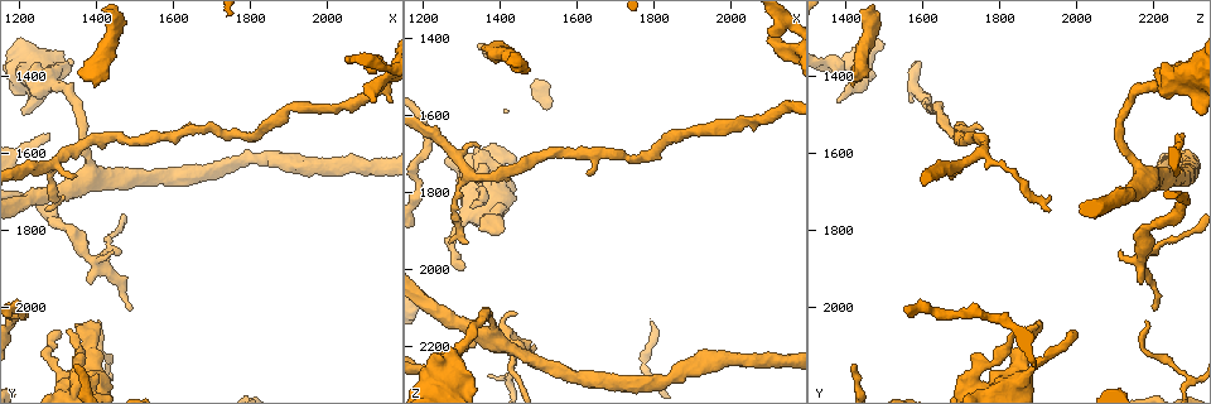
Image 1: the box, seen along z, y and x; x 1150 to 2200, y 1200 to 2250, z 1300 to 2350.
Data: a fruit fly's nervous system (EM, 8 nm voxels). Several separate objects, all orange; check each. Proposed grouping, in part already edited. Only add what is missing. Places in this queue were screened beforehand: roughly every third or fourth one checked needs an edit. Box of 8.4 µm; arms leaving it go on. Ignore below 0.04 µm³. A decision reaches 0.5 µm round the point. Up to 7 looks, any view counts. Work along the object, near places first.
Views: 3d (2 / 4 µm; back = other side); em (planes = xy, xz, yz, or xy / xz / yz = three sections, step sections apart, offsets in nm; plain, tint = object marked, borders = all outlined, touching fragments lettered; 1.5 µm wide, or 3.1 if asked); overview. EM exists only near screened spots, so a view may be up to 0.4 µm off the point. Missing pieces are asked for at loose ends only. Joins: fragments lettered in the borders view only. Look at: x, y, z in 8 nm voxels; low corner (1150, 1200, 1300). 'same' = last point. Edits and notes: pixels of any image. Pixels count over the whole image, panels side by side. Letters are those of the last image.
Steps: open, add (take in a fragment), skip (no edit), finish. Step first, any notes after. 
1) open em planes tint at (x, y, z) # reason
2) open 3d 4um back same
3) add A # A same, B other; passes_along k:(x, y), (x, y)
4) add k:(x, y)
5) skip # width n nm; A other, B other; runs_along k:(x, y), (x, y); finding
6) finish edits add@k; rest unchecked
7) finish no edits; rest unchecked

open em yz step 8 tint at (1305, 2060, 1995) # free end

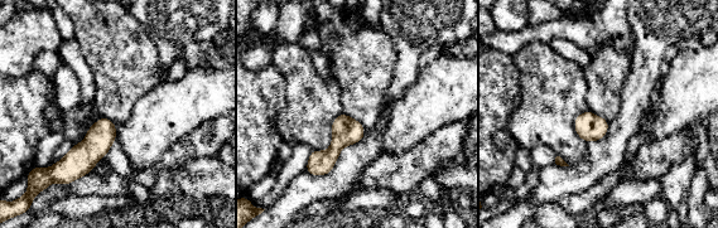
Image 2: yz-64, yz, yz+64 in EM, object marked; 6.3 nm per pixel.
open em planes tint same # cut it another way

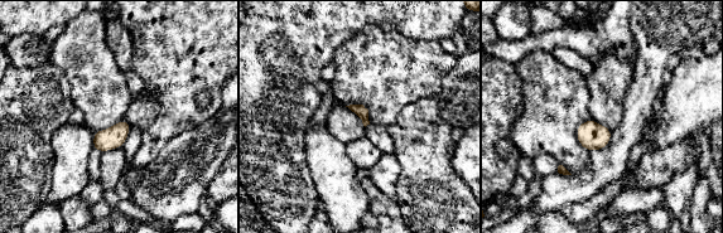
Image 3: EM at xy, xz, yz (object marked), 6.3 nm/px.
open em planes borders same # see the neighbours

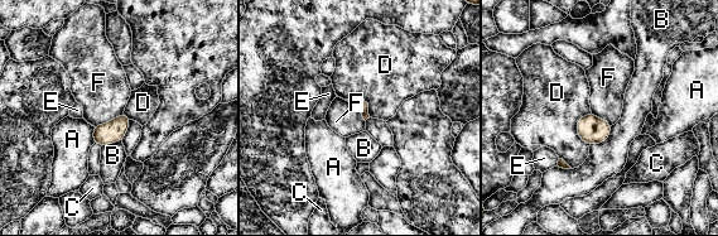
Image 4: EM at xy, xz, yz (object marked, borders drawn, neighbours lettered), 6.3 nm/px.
skip # A other, B other, C other, D other, E other, F other; border 4:(346, 99), (362, 99), (370, 116); no lettered fragment goes on from it

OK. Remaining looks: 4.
open 3d 2um at (1490, 2000, 2205) # tapers out

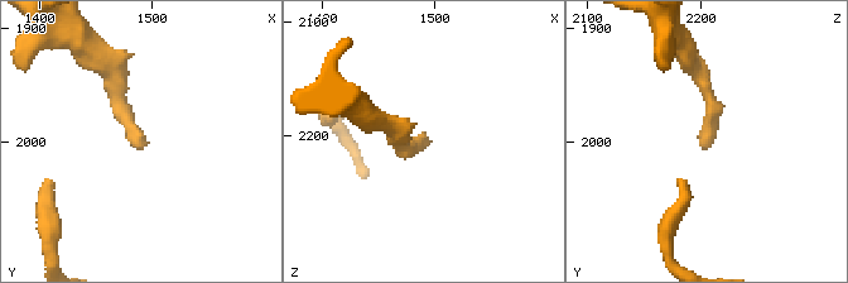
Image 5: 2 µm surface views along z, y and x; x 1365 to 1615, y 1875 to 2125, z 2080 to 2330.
open em planes borders at (1490, 2000, 2198)

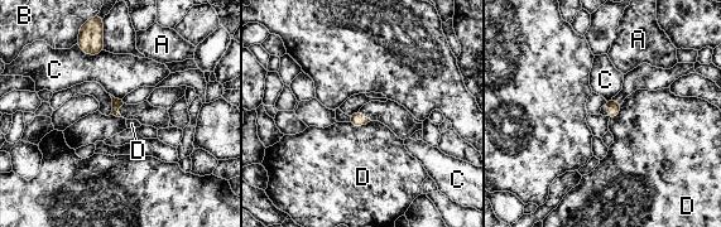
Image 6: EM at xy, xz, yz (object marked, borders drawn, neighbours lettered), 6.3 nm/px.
skip # A other, B other, C other, D other; border 6:(370, 120), (360, 126), (349, 122); no lettered fragment goes on from it

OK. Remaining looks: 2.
open 3d 2um at (1630, 1535, 1755) # free end

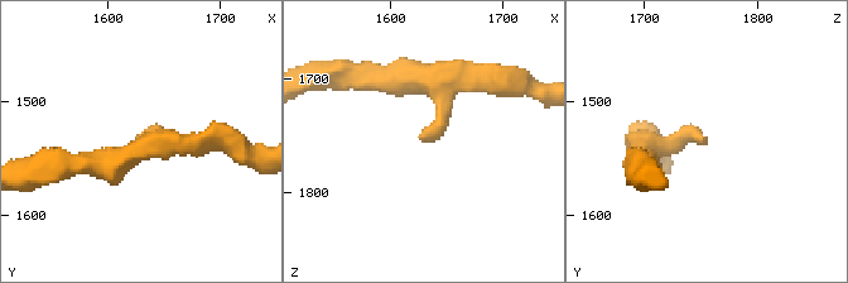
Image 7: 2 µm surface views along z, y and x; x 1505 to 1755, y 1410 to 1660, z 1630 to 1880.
open em planes borders at (1626, 1532, 1754)

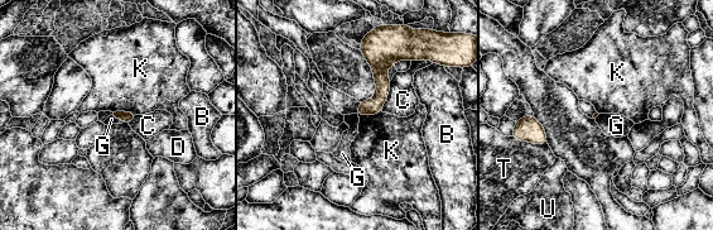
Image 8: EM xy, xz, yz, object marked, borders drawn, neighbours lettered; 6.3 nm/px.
skip # longest_contact C 220 nm; B other, C other, D other, G other, K other, T other, U other; runs_along 8:(371, 41), (380, 95), (360, 113); no lettered fragment goes on from it

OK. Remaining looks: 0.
finish no edits; rest unchecked

